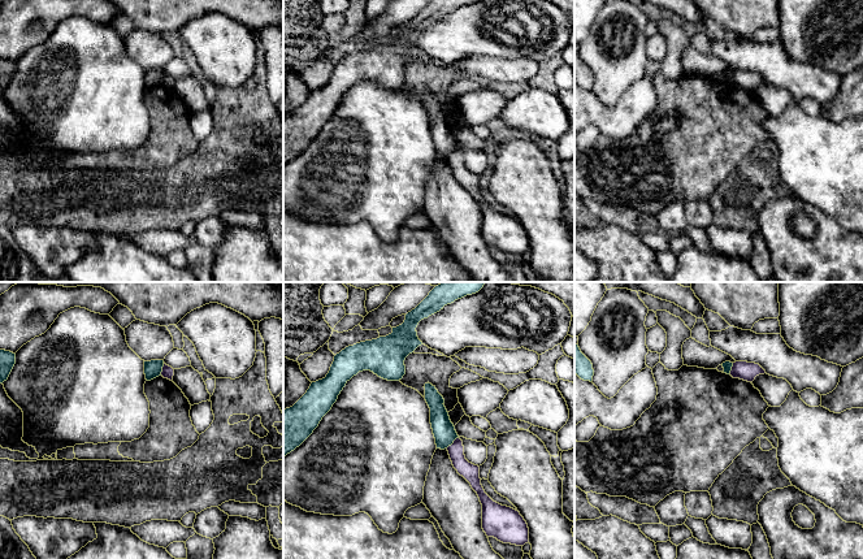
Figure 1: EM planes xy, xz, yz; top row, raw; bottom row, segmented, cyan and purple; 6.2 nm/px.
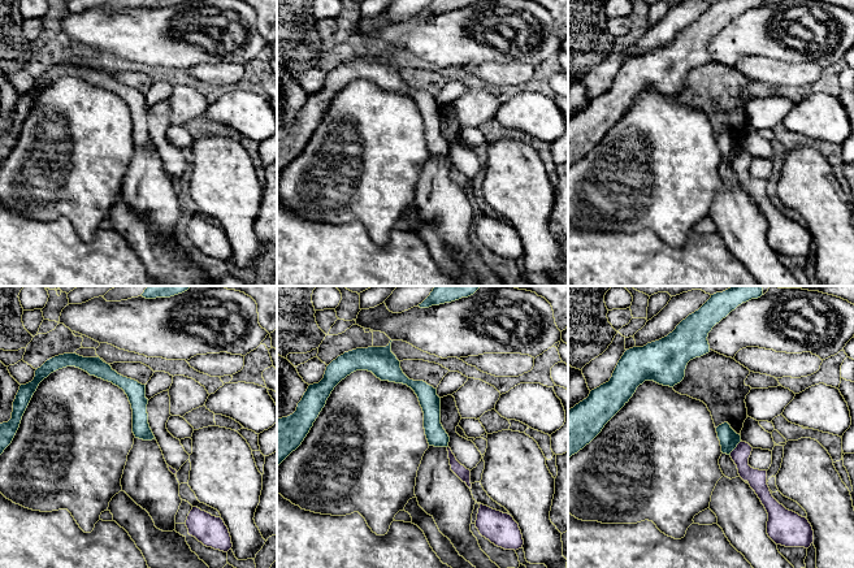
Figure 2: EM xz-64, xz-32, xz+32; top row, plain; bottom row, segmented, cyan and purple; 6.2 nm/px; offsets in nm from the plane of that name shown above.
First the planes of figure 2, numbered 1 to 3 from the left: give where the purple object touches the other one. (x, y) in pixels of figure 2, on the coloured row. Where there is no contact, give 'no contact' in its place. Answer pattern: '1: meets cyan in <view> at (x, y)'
1: no contact
2: no contact
3: meets cyan in xz+32 at (736, 446)

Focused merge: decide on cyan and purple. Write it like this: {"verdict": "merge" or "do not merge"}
{"verdict": "do not merge"}

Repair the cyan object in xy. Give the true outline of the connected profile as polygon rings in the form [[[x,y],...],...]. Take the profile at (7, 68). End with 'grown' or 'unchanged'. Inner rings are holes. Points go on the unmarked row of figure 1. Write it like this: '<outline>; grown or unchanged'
[[[0,58],[0,92],[8,88],[16,73],[16,62]]]; unchanged

